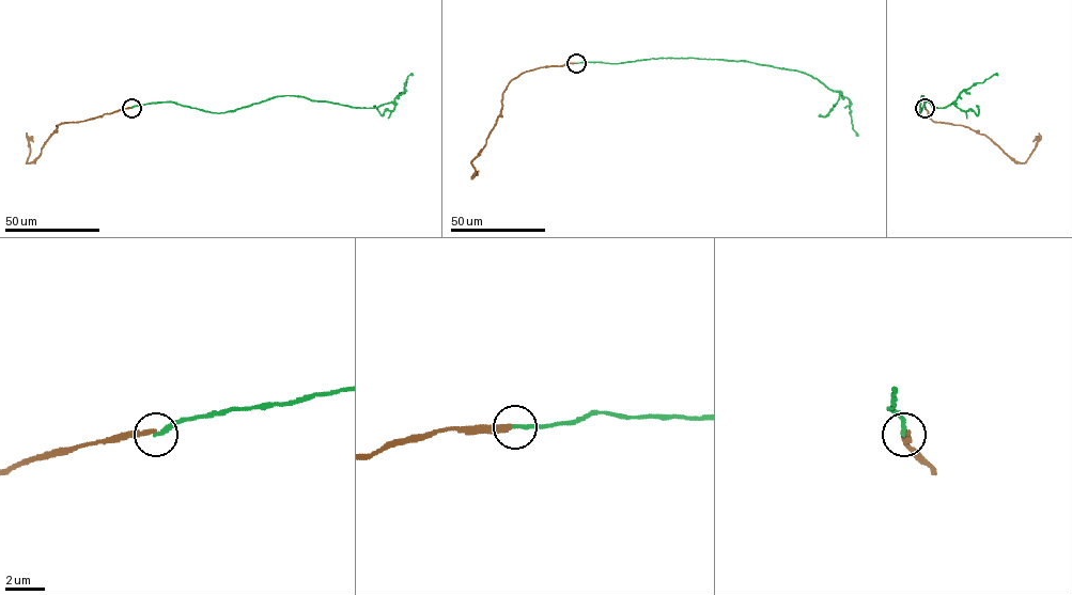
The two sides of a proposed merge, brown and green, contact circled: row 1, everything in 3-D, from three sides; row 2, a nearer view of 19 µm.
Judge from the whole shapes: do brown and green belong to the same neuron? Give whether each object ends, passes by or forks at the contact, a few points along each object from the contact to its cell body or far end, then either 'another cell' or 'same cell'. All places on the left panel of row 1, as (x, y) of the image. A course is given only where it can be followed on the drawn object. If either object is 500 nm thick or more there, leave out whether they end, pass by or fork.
brown ends there; green ends there; brown runs (131, 107), (58, 125), (40, 155), (28, 163), (30, 149), (27, 132); green runs (131, 108), (171, 102), (222, 113), (285, 95), (376, 108), (393, 103), (413, 75); another cell

